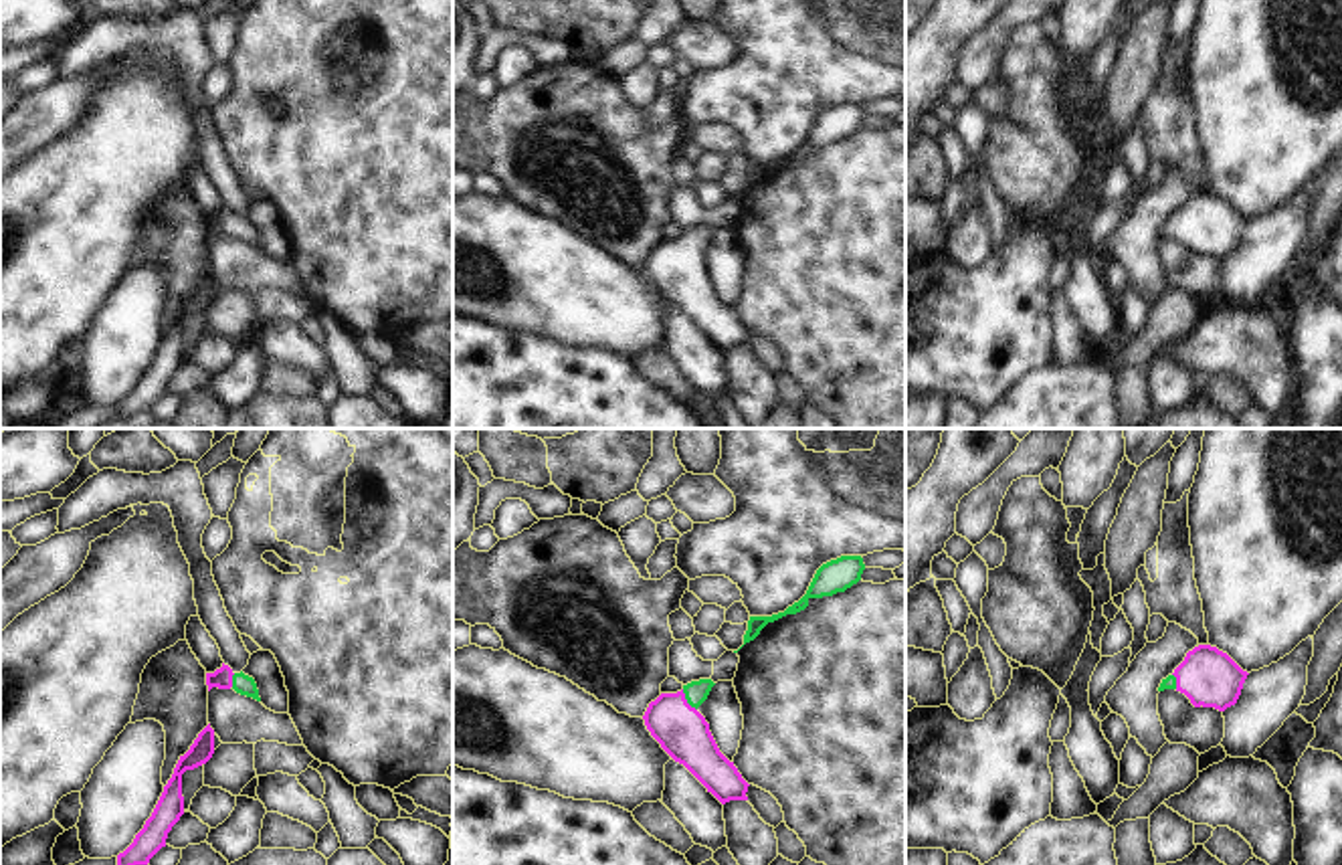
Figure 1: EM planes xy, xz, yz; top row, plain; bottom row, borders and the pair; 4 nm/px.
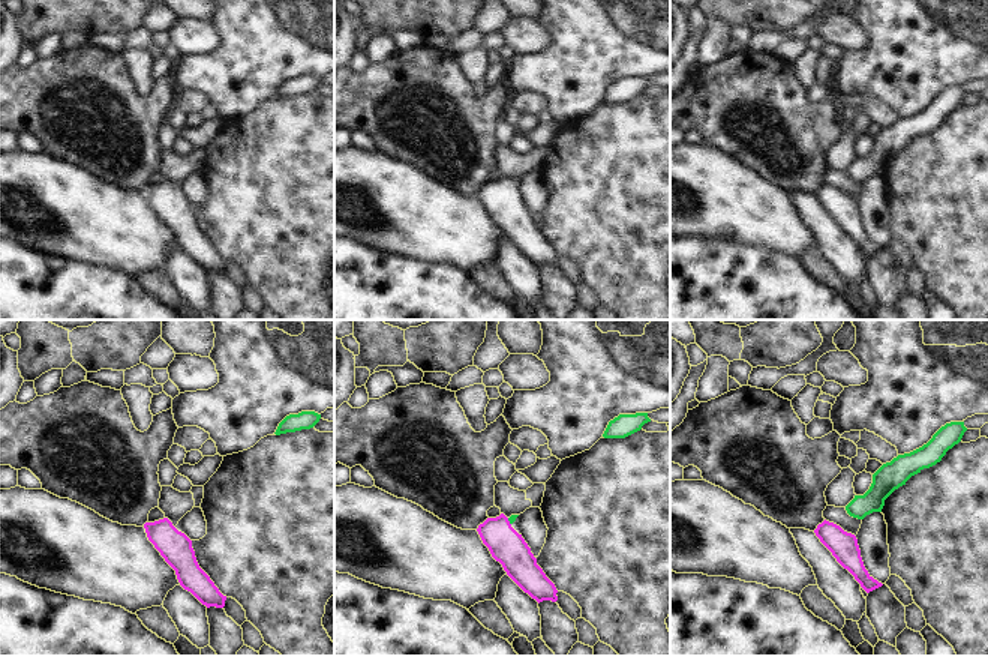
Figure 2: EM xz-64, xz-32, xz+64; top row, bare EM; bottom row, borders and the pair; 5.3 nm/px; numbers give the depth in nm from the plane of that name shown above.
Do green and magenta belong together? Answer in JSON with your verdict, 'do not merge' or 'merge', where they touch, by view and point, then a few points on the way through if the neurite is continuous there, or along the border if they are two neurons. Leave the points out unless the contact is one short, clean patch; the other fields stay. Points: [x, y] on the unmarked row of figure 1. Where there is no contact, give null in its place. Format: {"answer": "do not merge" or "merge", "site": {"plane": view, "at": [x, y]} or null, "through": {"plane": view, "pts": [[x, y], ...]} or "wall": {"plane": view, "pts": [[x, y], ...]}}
{"answer": "merge", "site": {"plane": "xz", "at": [686, 245]}, "through": {"plane": "xz", "pts": [[696, 239], [686, 245], [682, 277]]}}

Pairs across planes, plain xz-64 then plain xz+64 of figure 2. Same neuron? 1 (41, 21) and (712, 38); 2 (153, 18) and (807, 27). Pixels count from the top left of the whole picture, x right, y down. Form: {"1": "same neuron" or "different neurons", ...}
{"1": "different neurons", "2": "same neuron"}

